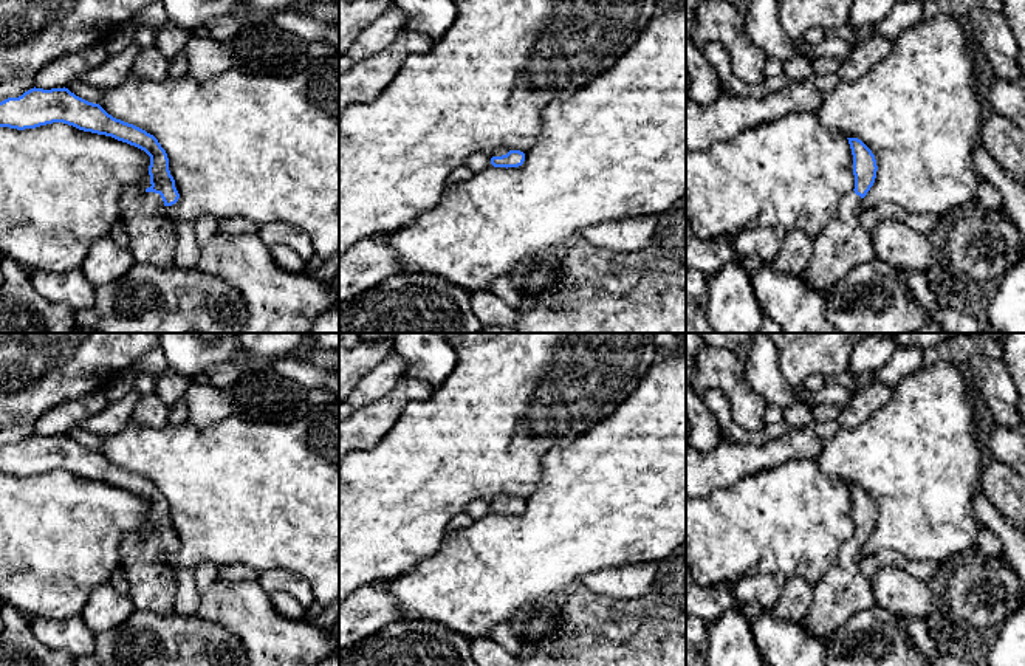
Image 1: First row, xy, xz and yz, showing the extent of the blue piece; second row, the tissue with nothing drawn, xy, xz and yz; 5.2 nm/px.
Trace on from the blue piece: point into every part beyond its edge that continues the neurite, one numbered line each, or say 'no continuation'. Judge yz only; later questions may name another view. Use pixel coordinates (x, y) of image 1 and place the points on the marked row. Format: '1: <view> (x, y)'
1: yz (843, 243)

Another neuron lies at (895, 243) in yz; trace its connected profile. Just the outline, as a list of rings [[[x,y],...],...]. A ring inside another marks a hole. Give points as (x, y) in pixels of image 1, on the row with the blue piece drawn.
[[[886,218],[870,231],[876,259],[893,268],[910,268],[929,273],[938,254],[934,252],[927,234],[909,225]]]

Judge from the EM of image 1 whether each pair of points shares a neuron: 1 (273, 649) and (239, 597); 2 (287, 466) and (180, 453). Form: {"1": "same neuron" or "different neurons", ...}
{"1": "same neuron", "2": "same neuron"}

